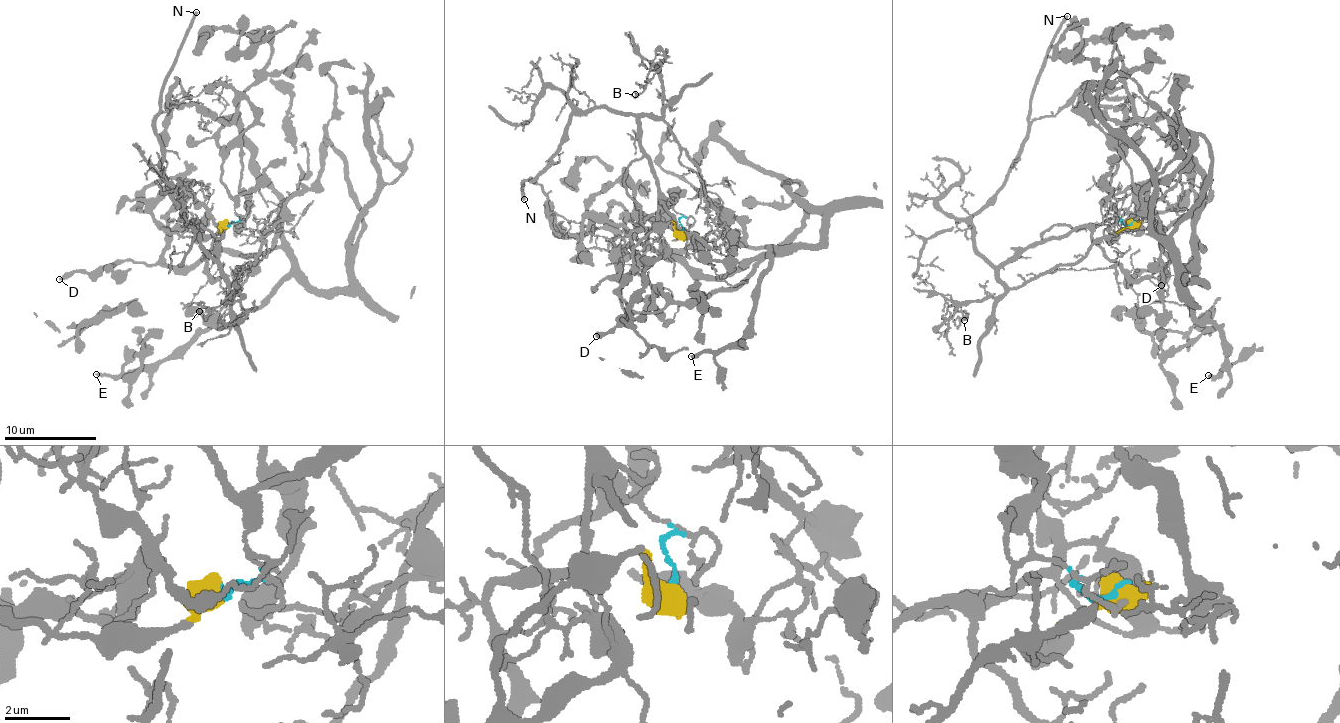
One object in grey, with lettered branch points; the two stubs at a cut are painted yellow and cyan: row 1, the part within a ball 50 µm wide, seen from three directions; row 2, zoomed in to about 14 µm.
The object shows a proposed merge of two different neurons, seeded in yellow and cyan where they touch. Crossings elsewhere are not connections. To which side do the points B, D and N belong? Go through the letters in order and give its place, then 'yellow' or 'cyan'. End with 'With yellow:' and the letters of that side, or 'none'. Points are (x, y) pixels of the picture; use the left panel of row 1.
B: at (199, 311); cyan
D: at (59, 279); yellow
N: at (196, 12); cyan
With yellow: D

